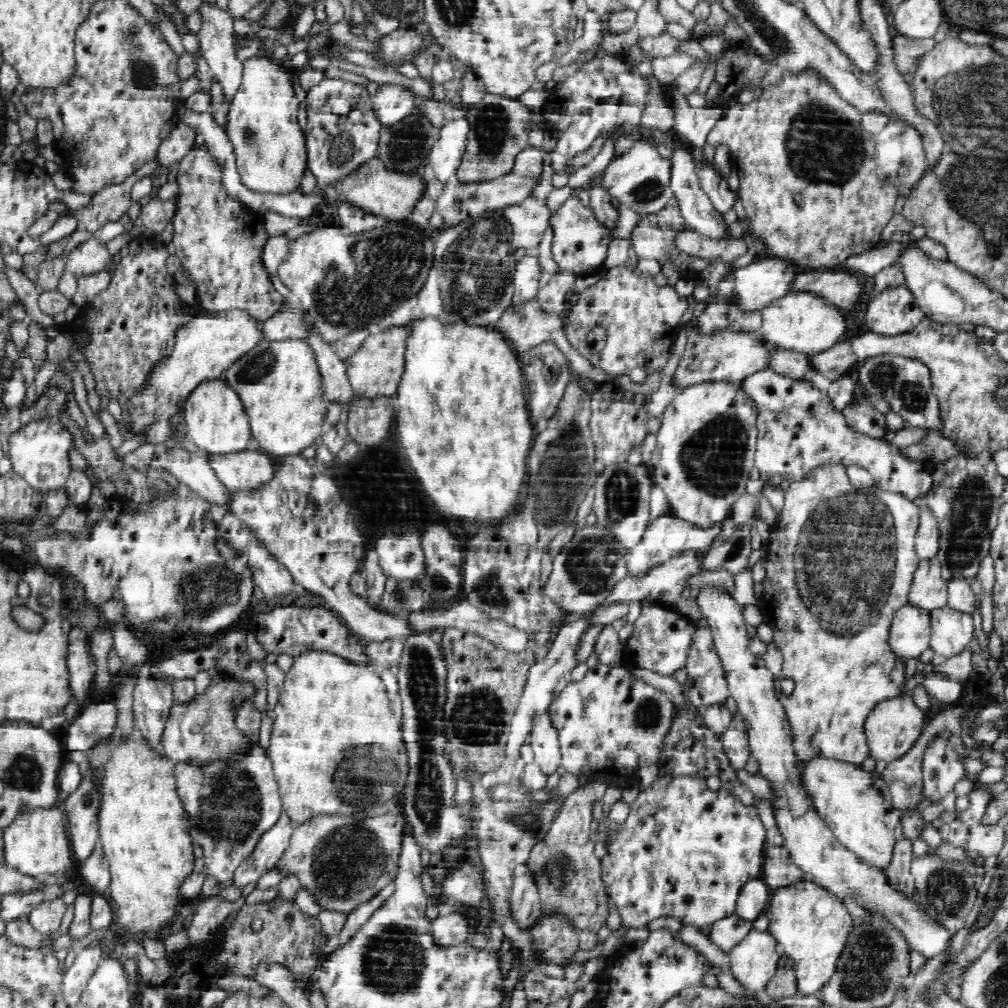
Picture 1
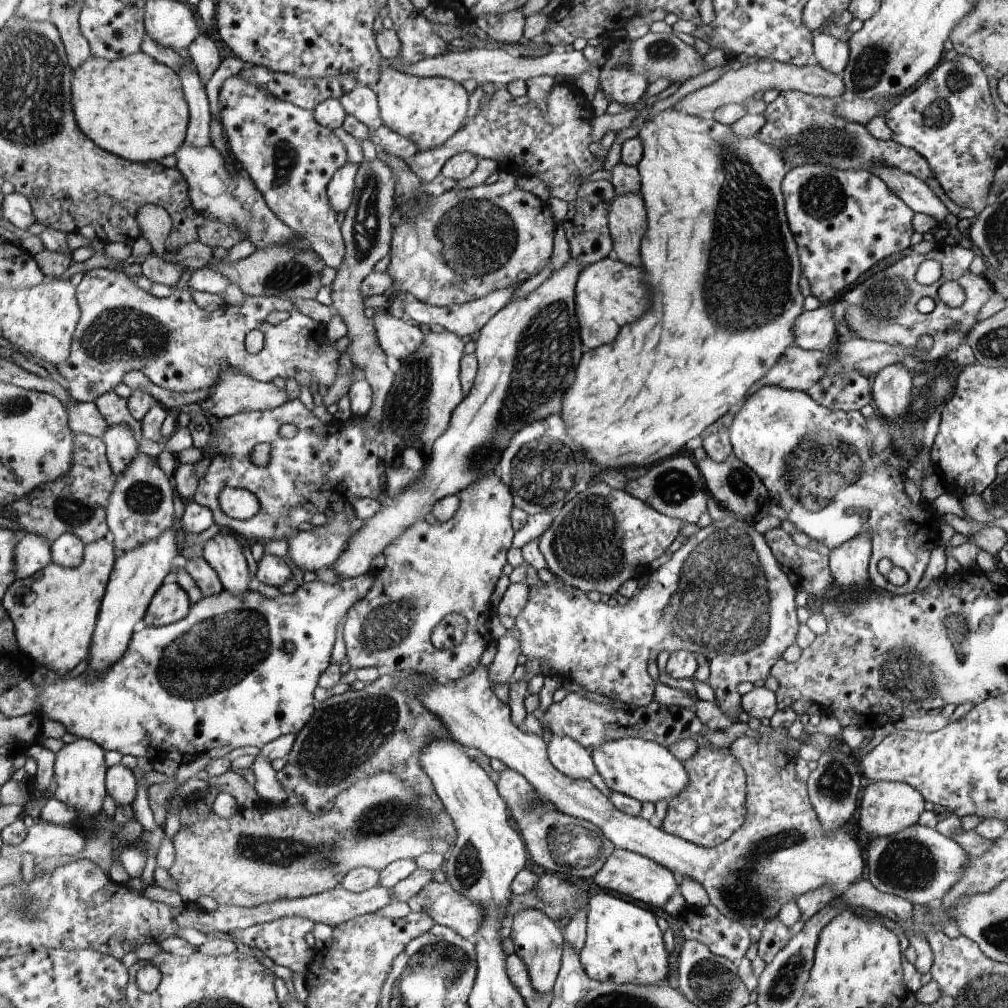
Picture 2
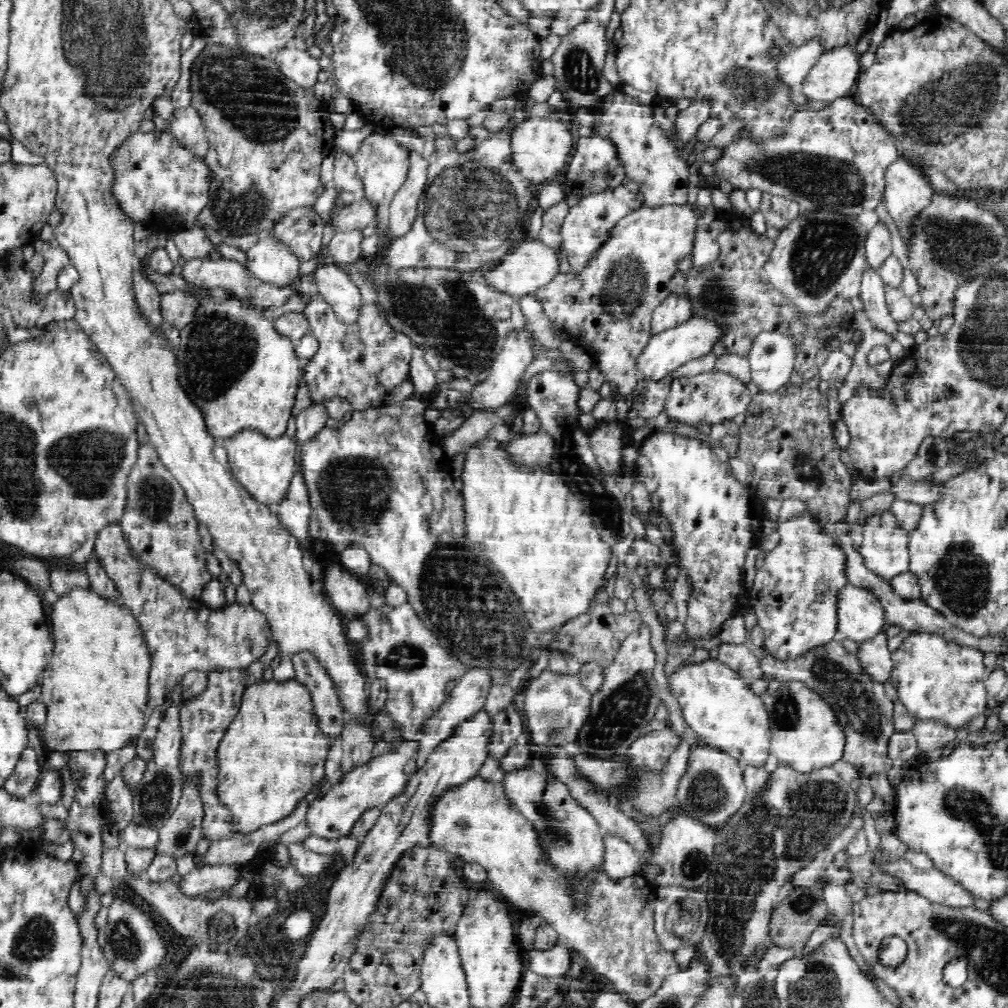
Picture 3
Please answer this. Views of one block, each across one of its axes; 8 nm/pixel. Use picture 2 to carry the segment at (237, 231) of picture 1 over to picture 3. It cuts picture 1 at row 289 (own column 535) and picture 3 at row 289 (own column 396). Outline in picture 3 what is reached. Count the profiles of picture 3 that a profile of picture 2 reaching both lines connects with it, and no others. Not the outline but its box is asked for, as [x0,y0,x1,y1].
[182,260,296,308]

